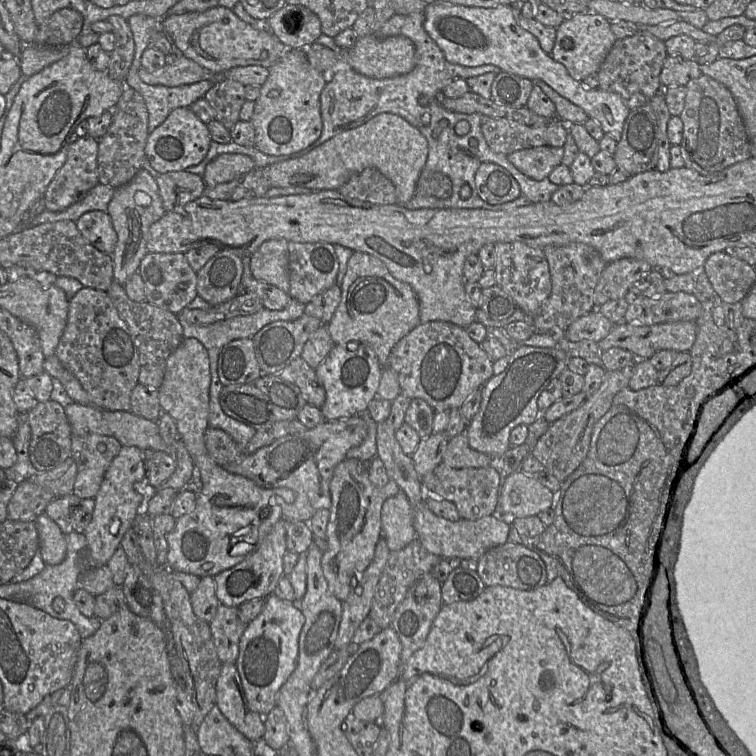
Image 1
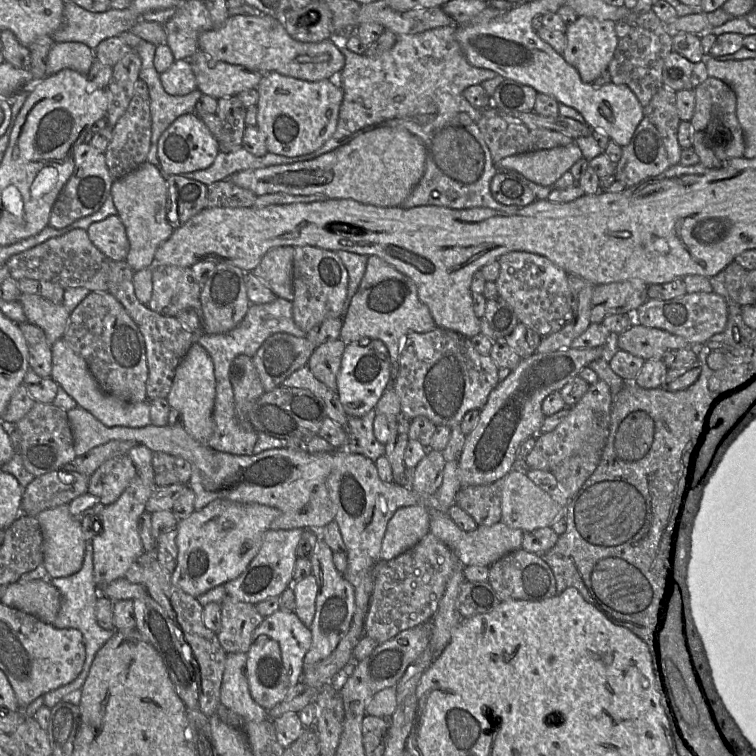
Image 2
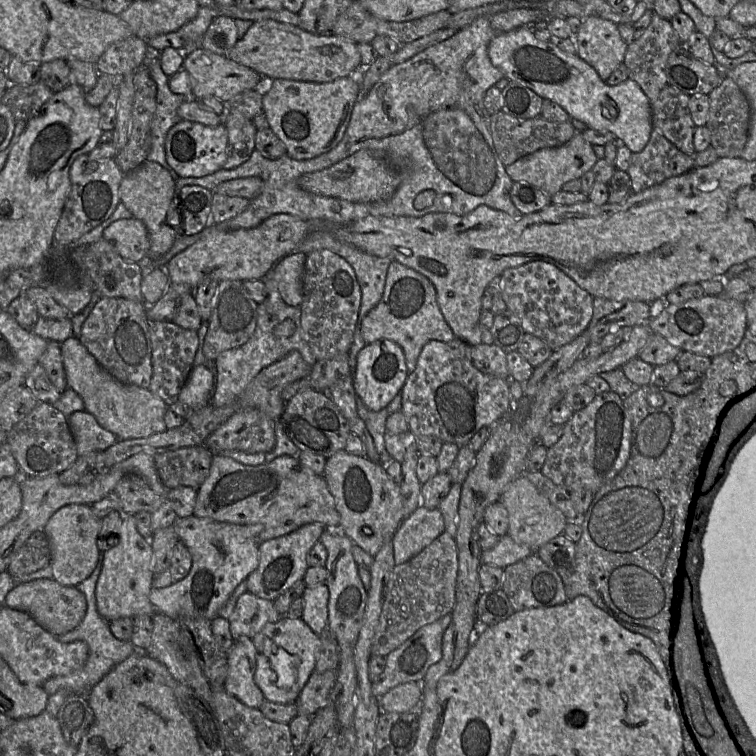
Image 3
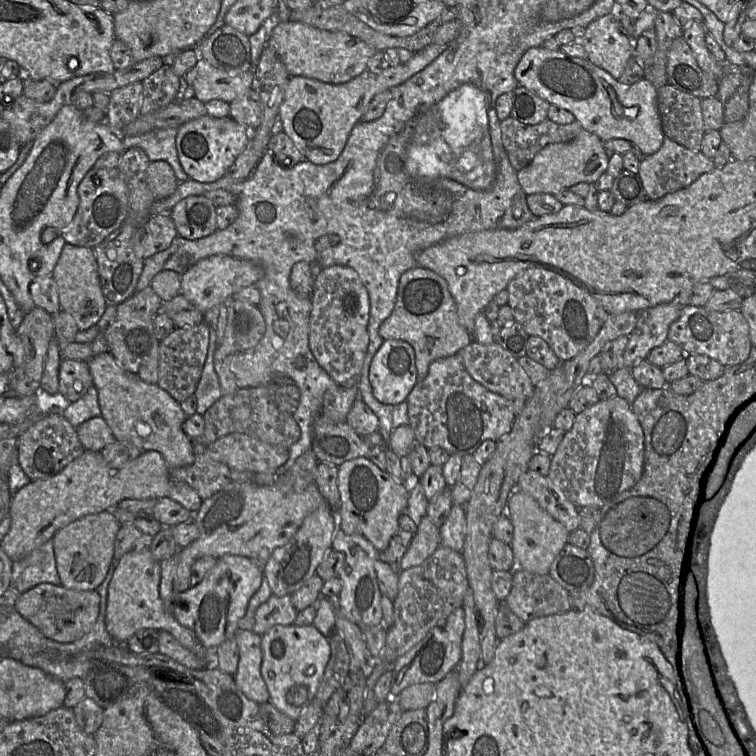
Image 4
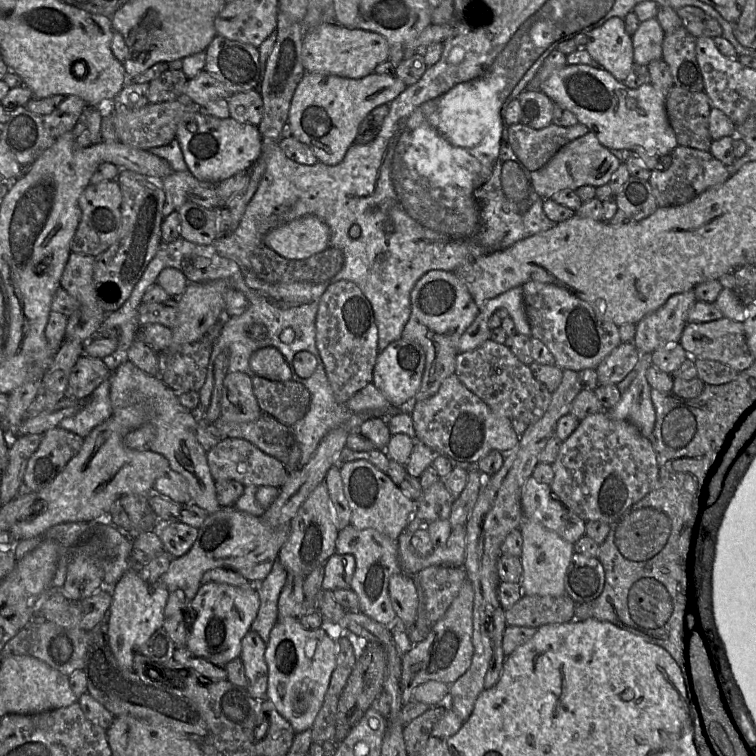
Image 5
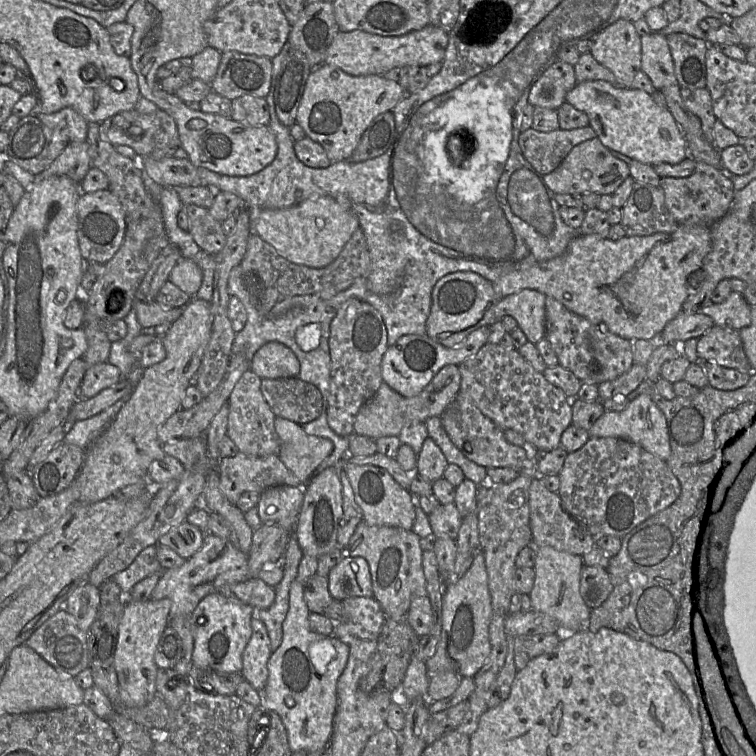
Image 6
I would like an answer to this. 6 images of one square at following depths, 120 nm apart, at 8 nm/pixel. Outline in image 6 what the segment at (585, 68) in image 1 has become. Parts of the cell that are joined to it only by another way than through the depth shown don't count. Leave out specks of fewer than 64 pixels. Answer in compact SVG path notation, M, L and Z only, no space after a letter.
M619 19L589 40L589 53L613 72L619 84L630 87L642 59L641 36L634 23Z

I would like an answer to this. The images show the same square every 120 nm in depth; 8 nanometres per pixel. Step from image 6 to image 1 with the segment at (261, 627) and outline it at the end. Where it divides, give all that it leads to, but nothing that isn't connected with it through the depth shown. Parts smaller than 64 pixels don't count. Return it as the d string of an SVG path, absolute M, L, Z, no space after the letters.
M223 663L216 685L216 705L250 741L262 741L265 733L264 717L250 709L235 663Z

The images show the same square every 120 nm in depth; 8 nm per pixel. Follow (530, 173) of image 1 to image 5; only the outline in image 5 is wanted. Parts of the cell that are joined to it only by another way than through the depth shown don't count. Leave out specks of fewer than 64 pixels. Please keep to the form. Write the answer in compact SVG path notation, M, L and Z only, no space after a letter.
M593 132L576 138L563 146L542 168L531 172L534 190L543 199L549 199L563 190L573 190L581 186L599 187L608 184L621 161L604 147Z

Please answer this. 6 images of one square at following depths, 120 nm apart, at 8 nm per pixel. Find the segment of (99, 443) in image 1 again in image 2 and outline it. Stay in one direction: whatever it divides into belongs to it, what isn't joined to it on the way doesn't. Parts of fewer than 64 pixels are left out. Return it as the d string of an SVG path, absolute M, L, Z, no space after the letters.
M129 455L111 458L90 475L88 493L99 497L104 505L112 504L137 475Z

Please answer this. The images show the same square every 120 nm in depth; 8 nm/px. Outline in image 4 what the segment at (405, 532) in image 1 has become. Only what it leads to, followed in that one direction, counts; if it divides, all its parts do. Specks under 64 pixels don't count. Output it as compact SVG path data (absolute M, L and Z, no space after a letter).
M425 515L401 560L401 570L422 564L441 545L440 529Z

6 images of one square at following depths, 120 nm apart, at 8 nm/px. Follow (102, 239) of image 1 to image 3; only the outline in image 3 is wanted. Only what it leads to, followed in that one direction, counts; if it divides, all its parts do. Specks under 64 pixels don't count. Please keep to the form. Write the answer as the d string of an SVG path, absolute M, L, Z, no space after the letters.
M117 220L103 231L102 238L111 242L126 261L141 263L148 259L150 239L141 220Z

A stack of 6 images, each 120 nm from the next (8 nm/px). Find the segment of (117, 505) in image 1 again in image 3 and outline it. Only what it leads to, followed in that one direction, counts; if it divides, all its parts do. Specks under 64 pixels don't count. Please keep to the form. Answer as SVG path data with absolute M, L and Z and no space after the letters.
M119 512L122 518L118 534L119 541L117 545L103 553L102 569L95 592L98 612L108 622L124 617L134 618L138 615L152 616L159 612L149 599L155 576L154 556L150 541L138 532L135 514Z

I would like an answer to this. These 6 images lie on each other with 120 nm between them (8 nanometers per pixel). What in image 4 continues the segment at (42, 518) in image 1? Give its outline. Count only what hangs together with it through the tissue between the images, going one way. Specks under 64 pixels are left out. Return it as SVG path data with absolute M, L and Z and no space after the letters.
M113 510L102 511L79 518L52 537L56 569L61 585L77 591L96 590L103 583L115 553L116 535L120 524Z

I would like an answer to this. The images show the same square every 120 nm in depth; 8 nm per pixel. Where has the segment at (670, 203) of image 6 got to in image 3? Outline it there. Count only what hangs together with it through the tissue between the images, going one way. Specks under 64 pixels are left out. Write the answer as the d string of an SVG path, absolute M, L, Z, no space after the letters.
M653 129L644 149L632 153L627 173L631 179L632 193L638 193L693 168L694 155L681 152L658 130Z

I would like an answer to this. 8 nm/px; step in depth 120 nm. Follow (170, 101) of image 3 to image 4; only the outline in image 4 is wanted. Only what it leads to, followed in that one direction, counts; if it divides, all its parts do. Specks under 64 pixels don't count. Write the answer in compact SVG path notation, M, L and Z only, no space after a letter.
M178 128L158 129L138 136L126 136L124 130L116 131L126 149L140 148L151 162L165 161L173 169L178 182L186 181L189 176L184 171L176 148Z

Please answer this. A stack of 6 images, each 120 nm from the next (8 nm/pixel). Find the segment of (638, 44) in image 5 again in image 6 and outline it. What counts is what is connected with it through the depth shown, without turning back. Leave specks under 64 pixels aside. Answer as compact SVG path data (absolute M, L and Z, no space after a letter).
M651 32L641 36L641 54L641 71L647 74L657 90L678 84L665 35Z

